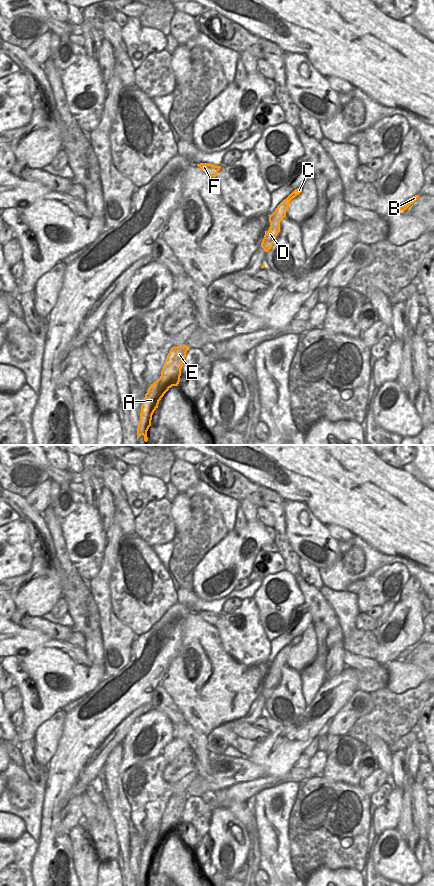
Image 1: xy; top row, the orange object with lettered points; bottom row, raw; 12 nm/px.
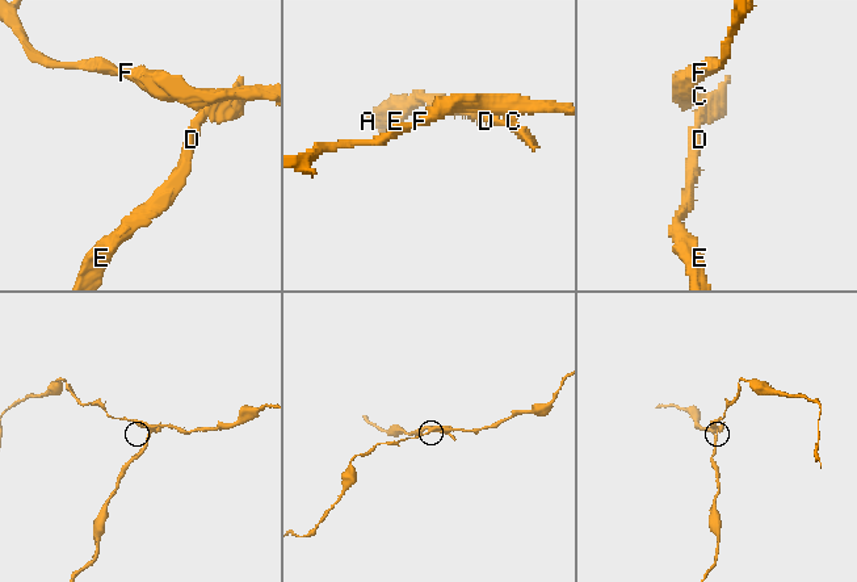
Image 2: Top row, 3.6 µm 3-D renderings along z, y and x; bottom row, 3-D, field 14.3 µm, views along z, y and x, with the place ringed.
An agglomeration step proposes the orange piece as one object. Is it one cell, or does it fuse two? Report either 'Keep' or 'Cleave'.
Cleave.

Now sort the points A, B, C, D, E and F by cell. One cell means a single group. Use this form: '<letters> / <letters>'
A D E / B C F

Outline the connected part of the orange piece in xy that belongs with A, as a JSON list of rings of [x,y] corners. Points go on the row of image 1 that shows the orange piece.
[[[187,345],[172,347],[165,359],[160,378],[148,388],[142,400],[140,421],[137,429],[137,441],[141,435],[144,436],[145,442],[148,441],[147,431],[151,426],[152,415],[158,408],[159,401],[164,394],[172,386],[178,386],[187,351]]]

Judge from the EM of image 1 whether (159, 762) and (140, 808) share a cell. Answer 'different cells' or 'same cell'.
same cell

